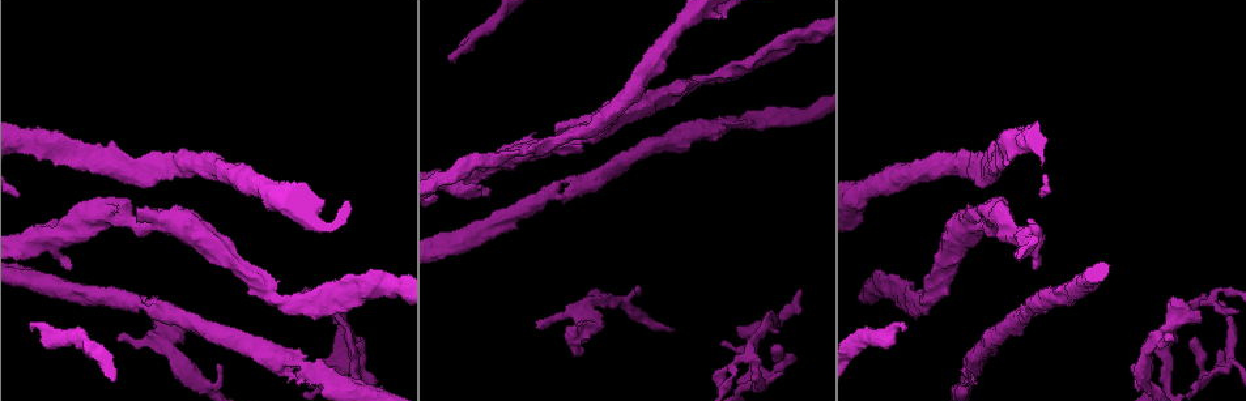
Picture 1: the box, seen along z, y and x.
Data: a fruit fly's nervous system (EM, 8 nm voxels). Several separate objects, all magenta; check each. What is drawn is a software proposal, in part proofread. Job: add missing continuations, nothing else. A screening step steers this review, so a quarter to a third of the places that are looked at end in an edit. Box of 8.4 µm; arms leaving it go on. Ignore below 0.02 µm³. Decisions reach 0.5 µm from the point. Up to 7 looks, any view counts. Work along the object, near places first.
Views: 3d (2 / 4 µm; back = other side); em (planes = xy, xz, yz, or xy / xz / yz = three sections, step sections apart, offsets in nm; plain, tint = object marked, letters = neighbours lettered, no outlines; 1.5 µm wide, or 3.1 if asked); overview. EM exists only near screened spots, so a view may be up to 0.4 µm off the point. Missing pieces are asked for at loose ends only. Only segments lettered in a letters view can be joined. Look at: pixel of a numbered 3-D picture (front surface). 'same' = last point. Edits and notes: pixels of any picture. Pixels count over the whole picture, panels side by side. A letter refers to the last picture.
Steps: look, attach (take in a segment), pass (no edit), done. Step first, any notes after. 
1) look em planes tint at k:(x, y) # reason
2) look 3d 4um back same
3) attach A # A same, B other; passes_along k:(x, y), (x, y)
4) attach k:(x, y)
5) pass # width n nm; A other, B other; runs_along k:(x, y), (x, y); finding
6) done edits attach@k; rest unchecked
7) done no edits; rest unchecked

look 3d 4um back at 1:(109, 142) # free end

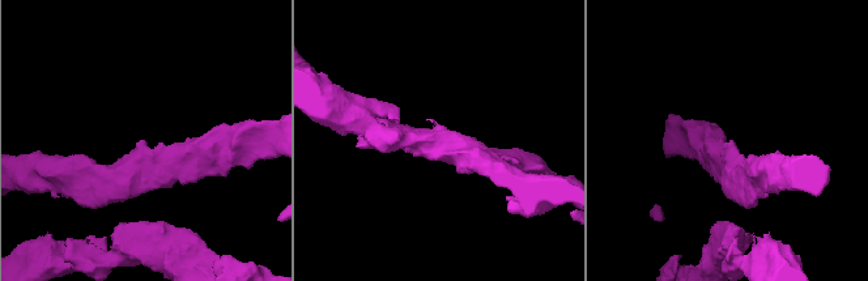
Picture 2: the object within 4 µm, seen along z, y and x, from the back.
look em planes letters at 2:(144, 142) # arm_widths 240, 260 nm

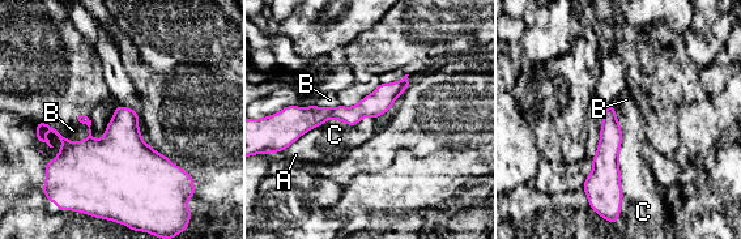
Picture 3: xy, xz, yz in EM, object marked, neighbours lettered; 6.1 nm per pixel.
pass # width 140 nm; A other, B other, C other; border 3:(37, 120), (73, 141), (89, 135); no lettered segment goes on from it

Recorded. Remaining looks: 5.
look 3d 4um back at 1:(121, 337) # branch stops here

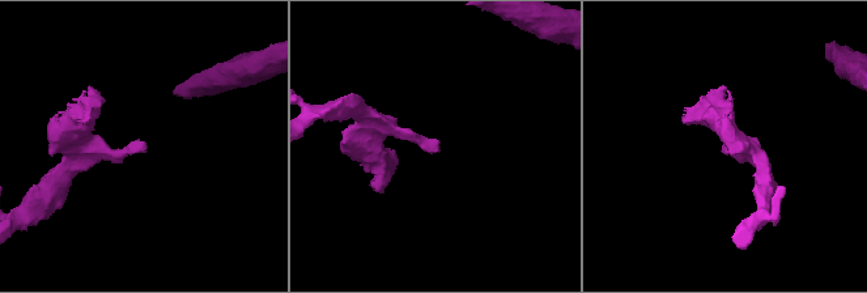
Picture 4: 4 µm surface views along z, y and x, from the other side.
look em yz step 4 letters at 4:(141, 148)

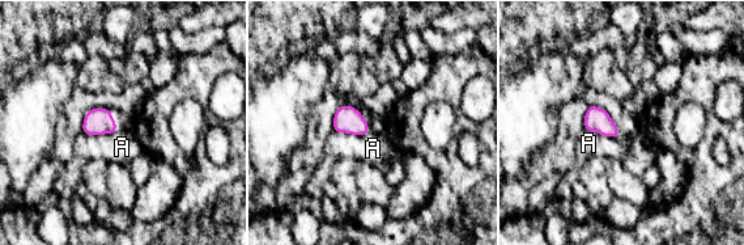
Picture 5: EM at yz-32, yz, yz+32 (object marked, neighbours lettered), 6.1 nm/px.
pass # width 150 nm; A other; border 5:(334, 130), (352, 134), (369, 132); none of them fits

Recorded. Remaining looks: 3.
look em xz step 8 letters at 1:(30, 329) # branch stops here

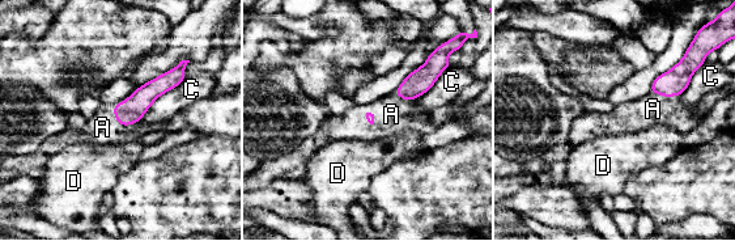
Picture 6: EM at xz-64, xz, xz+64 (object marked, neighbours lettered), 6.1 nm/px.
look em planes letters same # cut it another way

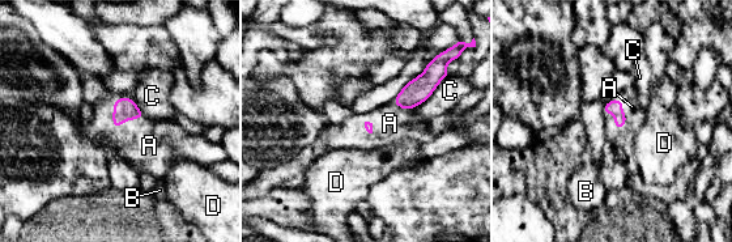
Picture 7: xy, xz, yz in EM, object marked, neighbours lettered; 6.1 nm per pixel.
attach A # A same, B other, C other, D other; passes_along 7:(124, 109), (118, 128), (149, 145); it goes on there

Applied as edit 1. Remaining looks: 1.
done edits attach@7; rest unchecked

